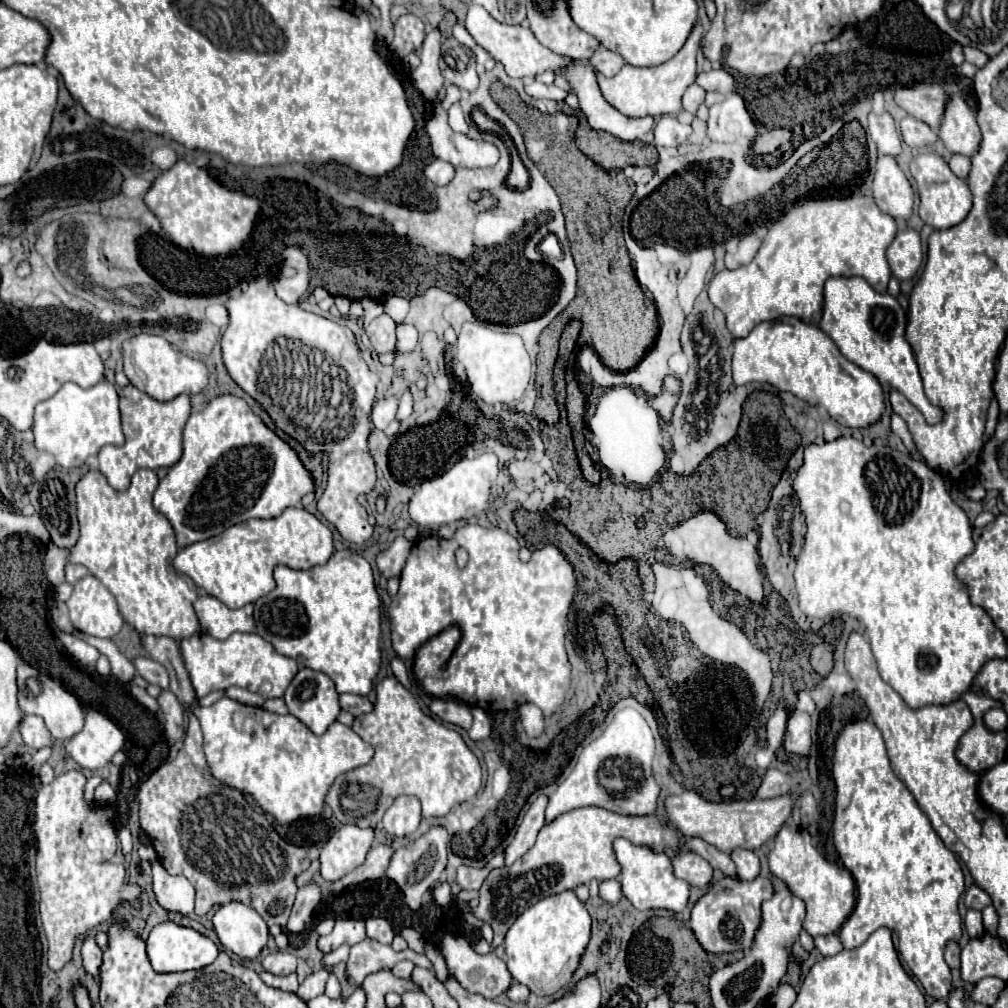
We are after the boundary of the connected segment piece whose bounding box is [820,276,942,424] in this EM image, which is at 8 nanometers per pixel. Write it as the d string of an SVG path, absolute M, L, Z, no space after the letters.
M832 276L824 284L824 312L820 328L836 342L840 352L850 362L874 374L888 388L902 392L924 414L928 424L936 424L942 420L942 410L932 406L924 394L916 358L904 338L906 312L894 296L890 296L888 292L876 292L860 276Z

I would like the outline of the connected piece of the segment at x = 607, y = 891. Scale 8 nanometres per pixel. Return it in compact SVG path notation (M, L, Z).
M616 878L600 882L600 898L602 898L602 900L606 900L606 902L610 902L610 904L618 902L618 900L622 898L622 892L620 892L620 882L618 882Z

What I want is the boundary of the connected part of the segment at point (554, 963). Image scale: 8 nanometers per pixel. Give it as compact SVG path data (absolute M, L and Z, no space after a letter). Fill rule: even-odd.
M572 890L542 898L516 918L504 938L506 966L512 978L538 996L556 994L564 988L578 966L580 954L590 940L590 916Z

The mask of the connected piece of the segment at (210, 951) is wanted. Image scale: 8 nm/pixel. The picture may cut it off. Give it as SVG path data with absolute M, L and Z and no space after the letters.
M162 922L162 924L154 926L146 940L146 948L148 948L148 958L152 962L152 968L156 972L198 970L198 968L212 964L218 956L218 948L210 938L206 938L204 934L200 934L194 928L186 928L186 926L180 926L174 922Z

